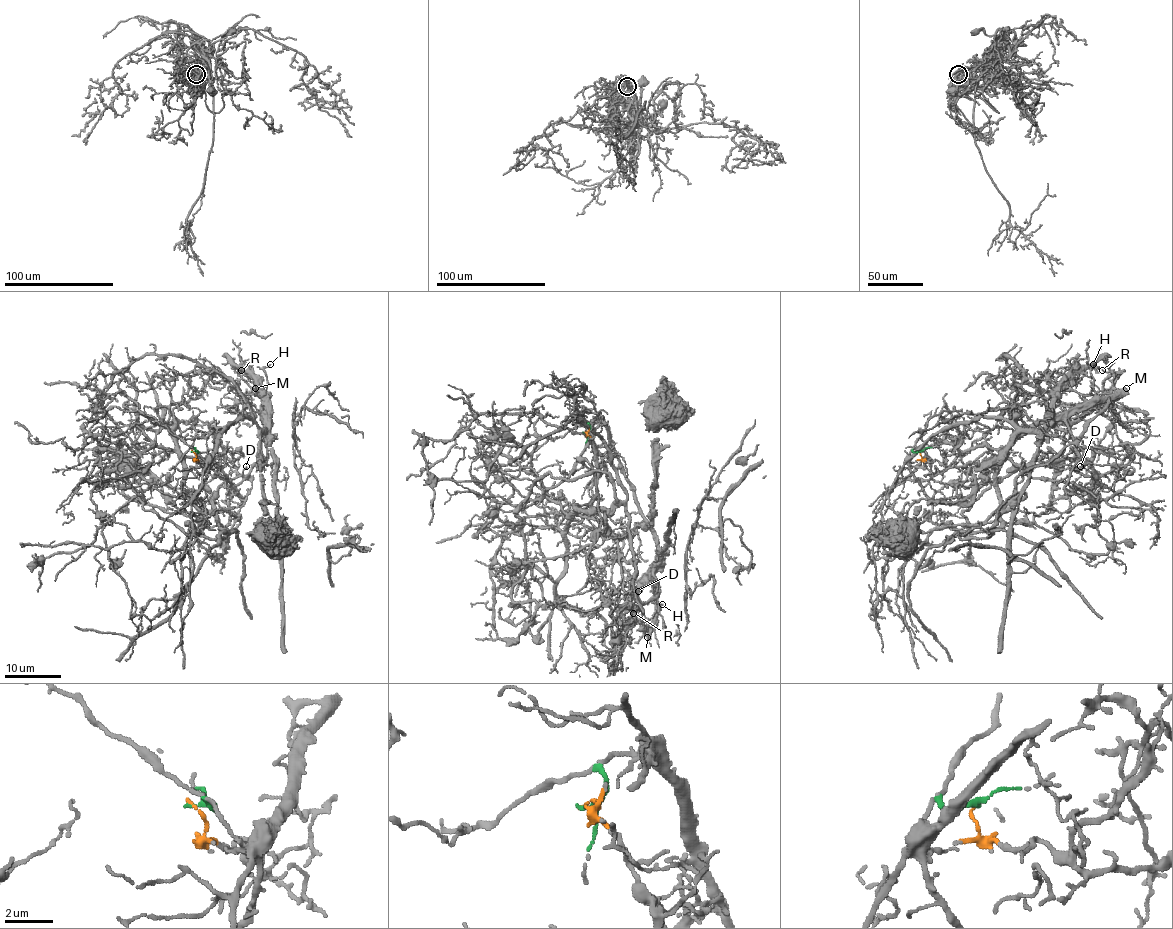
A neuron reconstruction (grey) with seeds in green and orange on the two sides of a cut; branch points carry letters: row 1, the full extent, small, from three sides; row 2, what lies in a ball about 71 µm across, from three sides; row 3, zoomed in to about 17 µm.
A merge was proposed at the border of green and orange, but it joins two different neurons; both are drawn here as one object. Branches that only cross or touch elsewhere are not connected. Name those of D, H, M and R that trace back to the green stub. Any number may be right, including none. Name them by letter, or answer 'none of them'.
D, H, M, R

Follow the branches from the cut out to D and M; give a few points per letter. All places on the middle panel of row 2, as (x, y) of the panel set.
D: (584, 432), (589, 422), (597, 420), (605, 428), (655, 541), (658, 592), (635, 605), (638, 590)
M: (584, 432), (589, 422), (597, 420), (605, 428), (638, 513), (656, 547), (655, 622), (646, 637)

